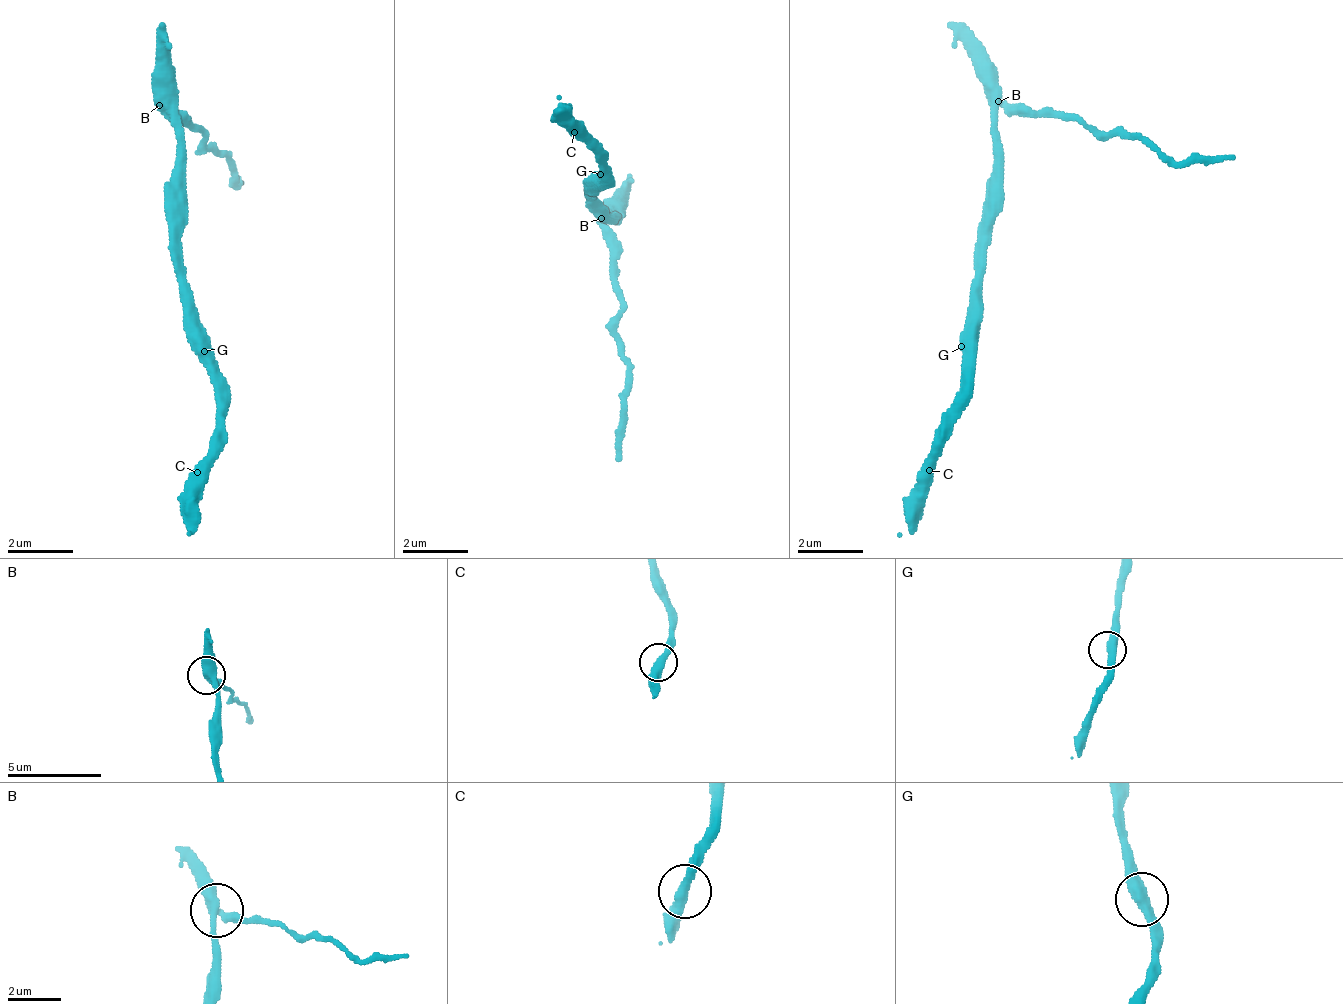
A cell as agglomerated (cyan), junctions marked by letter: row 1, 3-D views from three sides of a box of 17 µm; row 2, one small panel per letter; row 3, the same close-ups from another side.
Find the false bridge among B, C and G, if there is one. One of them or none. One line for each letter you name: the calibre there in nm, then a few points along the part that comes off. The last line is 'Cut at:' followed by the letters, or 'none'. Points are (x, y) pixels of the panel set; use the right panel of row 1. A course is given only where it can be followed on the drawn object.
B: 360 nm thick; foreign part runs (996, 103), (1136, 132), (1182, 164), (1232, 155)
Cut at: B

